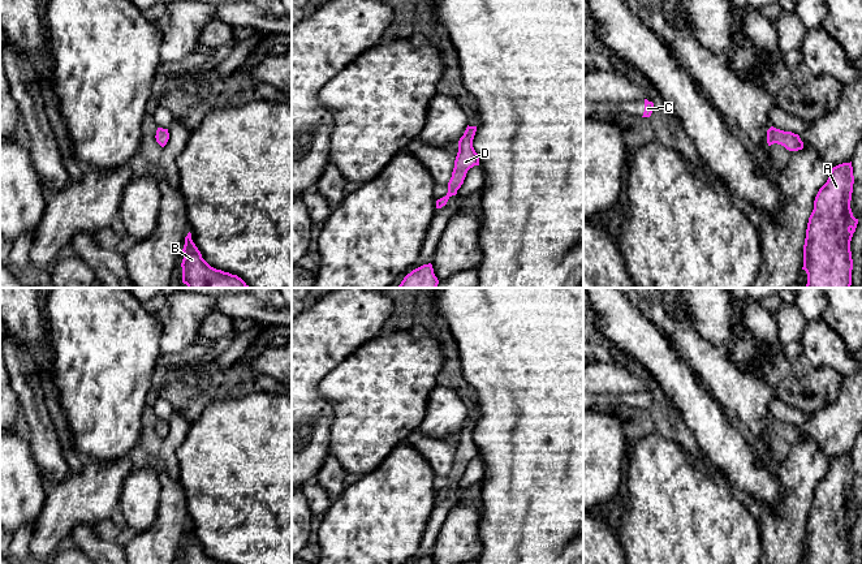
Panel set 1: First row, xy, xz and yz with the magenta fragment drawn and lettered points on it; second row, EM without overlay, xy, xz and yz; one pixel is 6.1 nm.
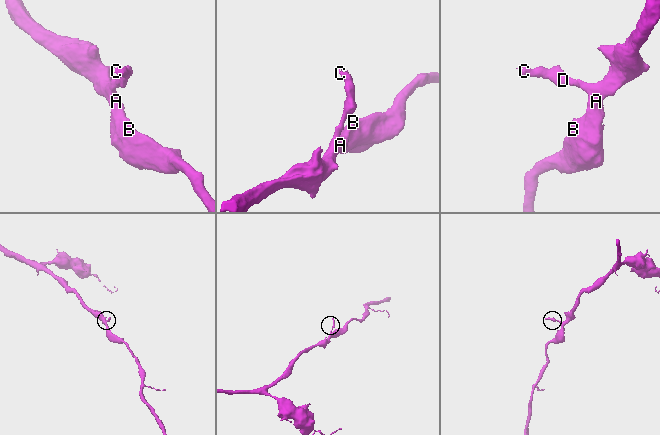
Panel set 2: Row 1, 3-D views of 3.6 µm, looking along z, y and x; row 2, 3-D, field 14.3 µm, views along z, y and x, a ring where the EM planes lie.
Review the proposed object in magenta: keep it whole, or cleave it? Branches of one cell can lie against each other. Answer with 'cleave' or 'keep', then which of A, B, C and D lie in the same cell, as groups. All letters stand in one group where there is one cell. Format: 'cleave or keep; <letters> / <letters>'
keep; A B C D

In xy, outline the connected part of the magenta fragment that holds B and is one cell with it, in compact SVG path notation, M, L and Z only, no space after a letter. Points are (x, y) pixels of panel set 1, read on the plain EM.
M189 524L185 529L185 537L182 541L184 551L181 555L182 564L224 564L211 559L203 550L198 539L191 531L191 525Z

